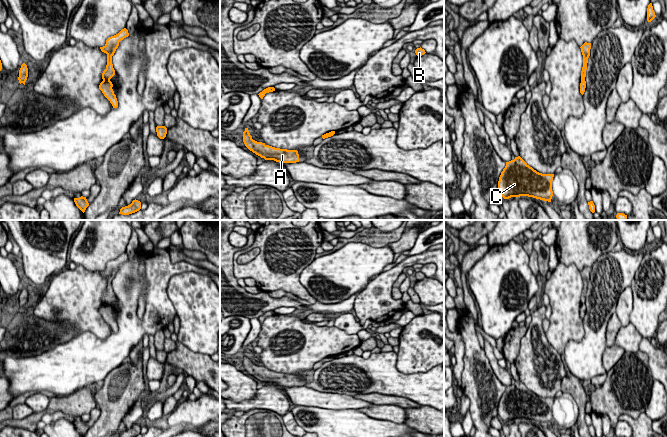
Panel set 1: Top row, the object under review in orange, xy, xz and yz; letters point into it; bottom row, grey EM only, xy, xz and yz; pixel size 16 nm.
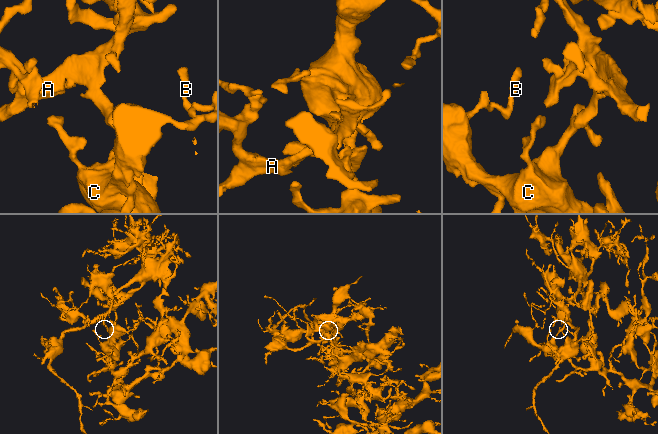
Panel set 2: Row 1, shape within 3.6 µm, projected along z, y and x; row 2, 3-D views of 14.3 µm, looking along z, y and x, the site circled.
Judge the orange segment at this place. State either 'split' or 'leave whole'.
split

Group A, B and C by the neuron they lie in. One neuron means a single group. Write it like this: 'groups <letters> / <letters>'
groups A / B C

